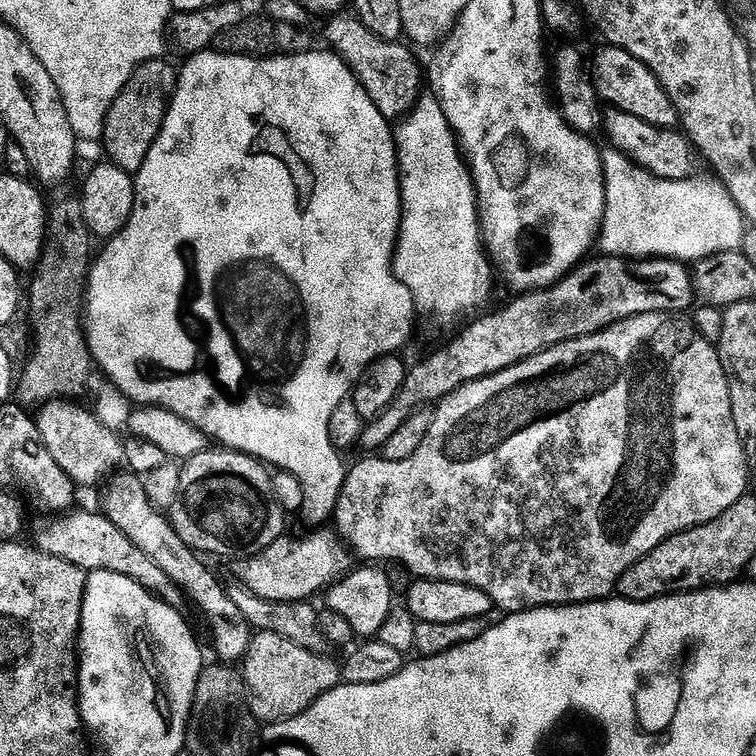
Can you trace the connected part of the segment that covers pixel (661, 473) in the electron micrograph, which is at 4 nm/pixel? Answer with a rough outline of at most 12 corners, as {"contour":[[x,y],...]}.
{"contour":[[626,318],[348,468],[360,552],[607,600],[749,491],[720,349]]}

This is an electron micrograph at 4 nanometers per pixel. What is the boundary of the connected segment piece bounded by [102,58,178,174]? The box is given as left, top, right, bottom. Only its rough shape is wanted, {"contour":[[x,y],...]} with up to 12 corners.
{"contour":[[167,59],[140,64],[110,106],[102,145],[133,174],[176,92]]}

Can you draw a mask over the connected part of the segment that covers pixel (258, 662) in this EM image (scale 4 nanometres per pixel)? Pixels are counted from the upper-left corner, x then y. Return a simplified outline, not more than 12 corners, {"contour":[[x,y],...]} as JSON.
{"contour":[[257,631],[242,660],[257,721],[292,720],[342,668]]}

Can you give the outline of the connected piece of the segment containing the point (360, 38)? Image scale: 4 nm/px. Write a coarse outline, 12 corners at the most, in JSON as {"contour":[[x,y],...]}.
{"contour":[[351,13],[332,17],[327,45],[384,117],[400,120],[423,91],[403,43]]}

